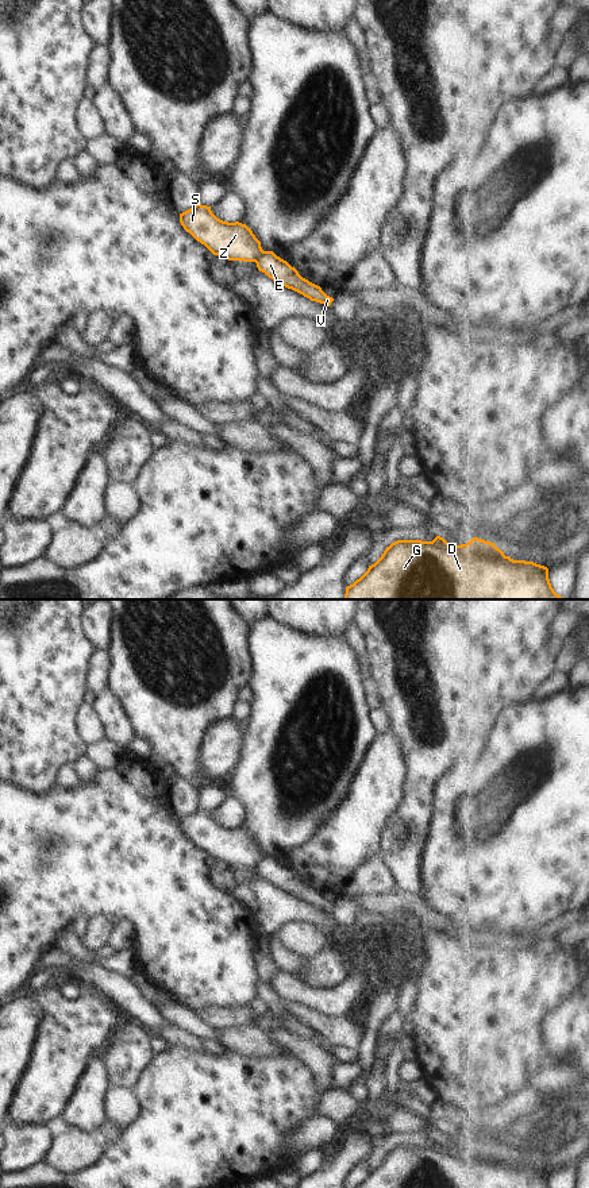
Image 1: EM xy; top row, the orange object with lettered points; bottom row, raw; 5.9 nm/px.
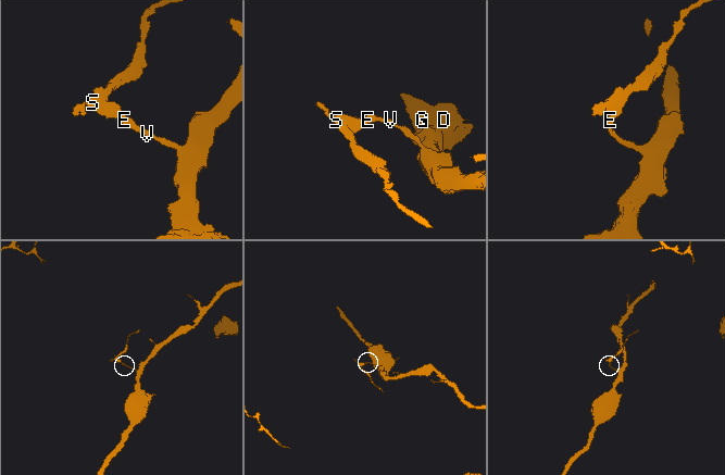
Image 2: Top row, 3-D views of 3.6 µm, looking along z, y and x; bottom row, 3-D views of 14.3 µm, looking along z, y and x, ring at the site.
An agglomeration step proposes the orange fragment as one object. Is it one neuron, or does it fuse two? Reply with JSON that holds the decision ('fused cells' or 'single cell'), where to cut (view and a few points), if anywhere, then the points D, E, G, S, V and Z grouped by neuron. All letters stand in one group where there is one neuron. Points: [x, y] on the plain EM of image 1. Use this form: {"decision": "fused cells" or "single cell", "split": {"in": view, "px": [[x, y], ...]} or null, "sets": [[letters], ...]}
{"decision": "fused cells", "split": {"in": "xy", "px": [[262, 855], [255, 867]]}, "sets": [["D", "E", "G", "V"], ["S", "Z"]]}

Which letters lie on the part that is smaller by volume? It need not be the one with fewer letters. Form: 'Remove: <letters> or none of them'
Remove: S, Z

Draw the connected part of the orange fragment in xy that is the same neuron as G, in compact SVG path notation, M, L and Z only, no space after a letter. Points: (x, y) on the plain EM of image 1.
M436 1141L432 1146L397 1145L354 1188L550 1188L548 1173L534 1166L513 1165L494 1148L473 1142L469 1148L453 1150Z

